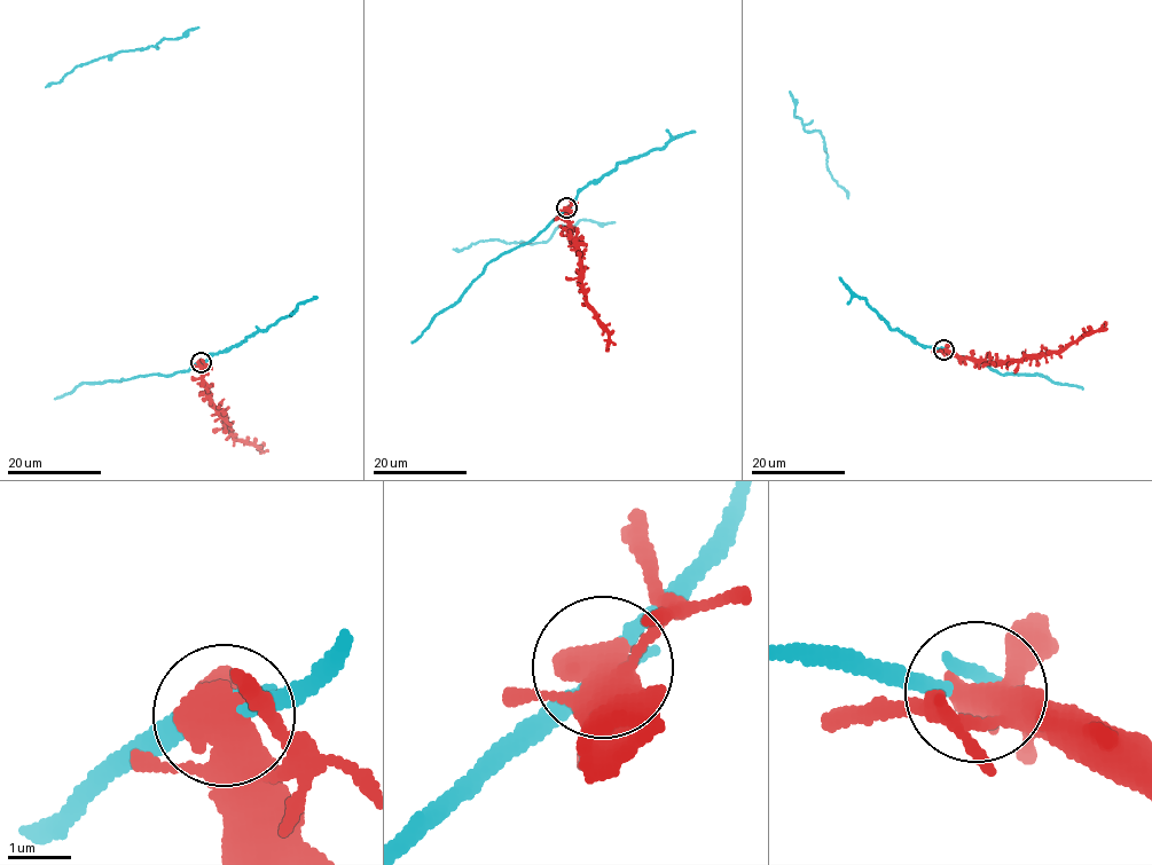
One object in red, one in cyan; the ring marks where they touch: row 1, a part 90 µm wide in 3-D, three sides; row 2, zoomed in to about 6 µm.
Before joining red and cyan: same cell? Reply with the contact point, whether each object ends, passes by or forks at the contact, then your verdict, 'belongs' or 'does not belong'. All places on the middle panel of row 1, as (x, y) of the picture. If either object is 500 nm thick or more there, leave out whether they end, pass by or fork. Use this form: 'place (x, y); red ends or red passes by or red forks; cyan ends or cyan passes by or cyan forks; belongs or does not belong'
place (566, 207); red forks; cyan passes by; does not belong

